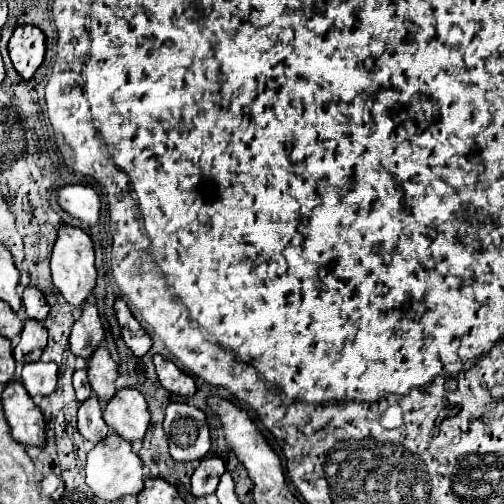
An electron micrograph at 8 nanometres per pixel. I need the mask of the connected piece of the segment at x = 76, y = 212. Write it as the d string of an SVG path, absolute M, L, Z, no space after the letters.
M65 185L59 193L59 205L73 217L81 219L89 227L99 223L101 201L89 185Z

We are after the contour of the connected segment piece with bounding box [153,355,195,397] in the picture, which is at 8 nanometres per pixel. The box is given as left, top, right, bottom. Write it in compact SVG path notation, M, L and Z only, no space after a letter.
M153 355L153 363L155 363L157 377L159 377L161 385L169 393L175 393L179 397L195 395L195 381L193 381L193 377L183 373L173 361L169 361L169 359L161 357L161 355Z

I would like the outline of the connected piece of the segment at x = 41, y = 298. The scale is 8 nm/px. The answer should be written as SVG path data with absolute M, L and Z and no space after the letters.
M27 287L27 291L23 293L23 305L25 305L25 311L27 311L29 319L35 319L35 321L45 321L47 319L49 305L45 301L45 295L39 289Z

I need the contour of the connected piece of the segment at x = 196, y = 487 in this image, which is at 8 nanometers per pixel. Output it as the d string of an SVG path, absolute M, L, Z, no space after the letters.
M203 457L191 477L193 481L191 493L195 497L205 497L205 495L215 493L215 487L223 473L225 473L225 463L219 457Z

